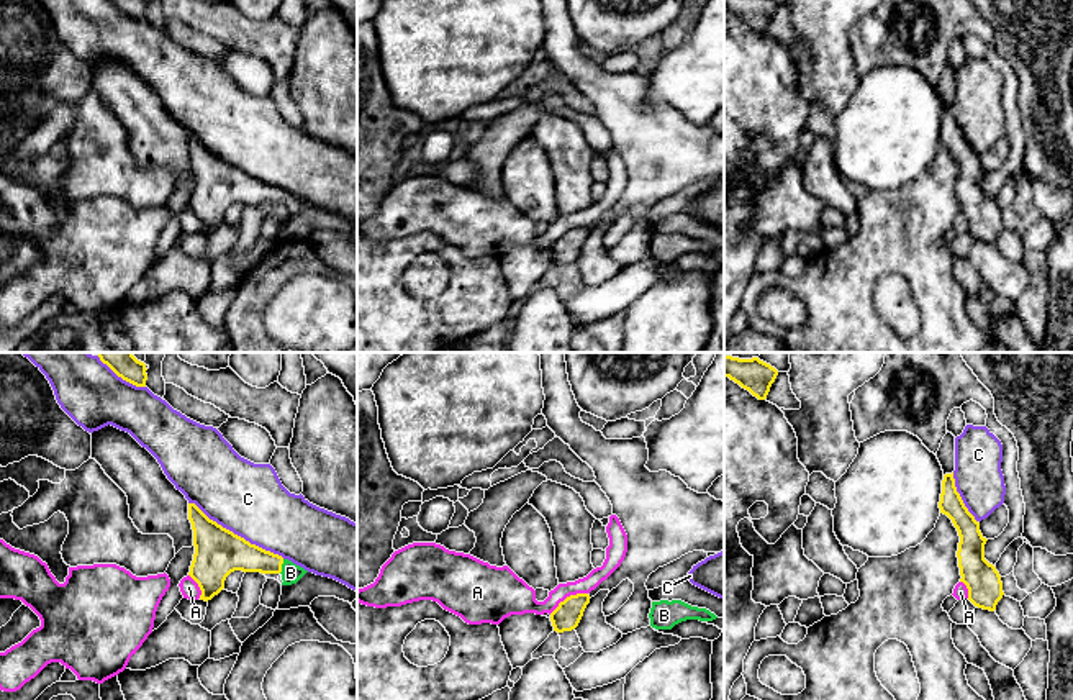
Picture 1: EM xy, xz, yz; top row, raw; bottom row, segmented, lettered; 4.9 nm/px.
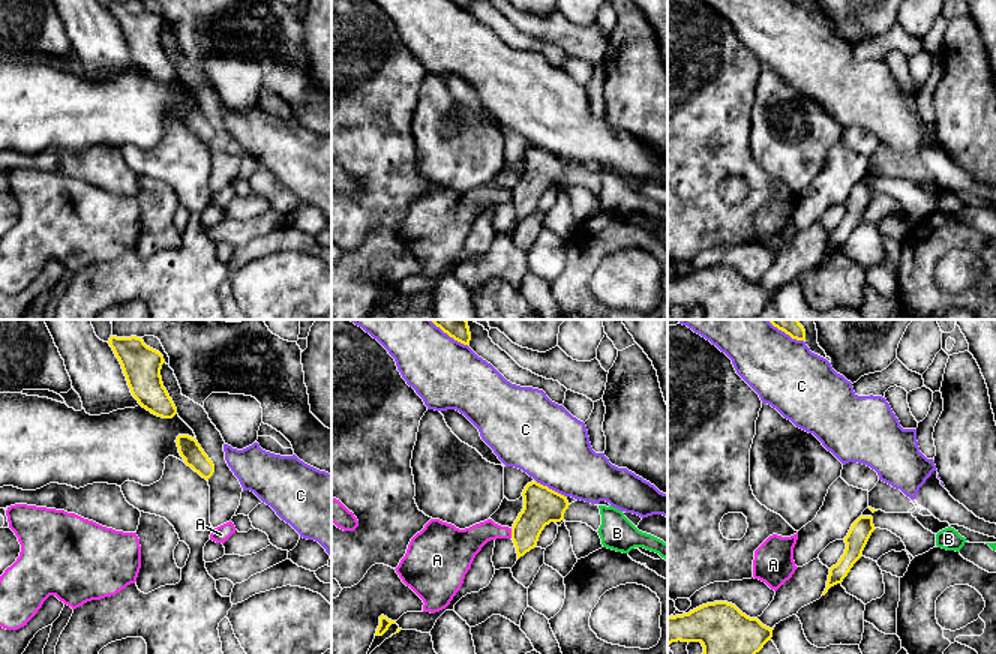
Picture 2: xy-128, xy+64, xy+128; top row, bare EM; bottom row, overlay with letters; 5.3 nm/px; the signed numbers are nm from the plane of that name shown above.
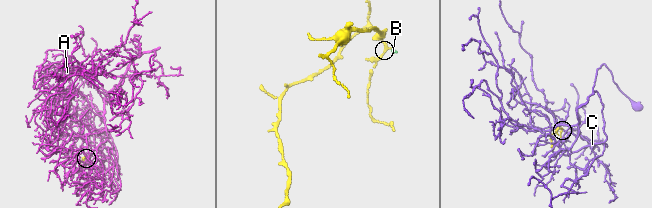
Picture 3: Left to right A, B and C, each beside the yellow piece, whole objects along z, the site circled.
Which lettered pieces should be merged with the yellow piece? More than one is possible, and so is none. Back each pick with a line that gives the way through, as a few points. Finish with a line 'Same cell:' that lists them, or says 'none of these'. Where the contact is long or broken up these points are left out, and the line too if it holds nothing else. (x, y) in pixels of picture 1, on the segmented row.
B: across xy (231, 553), (280, 566), (290, 572)
Same cell: B

